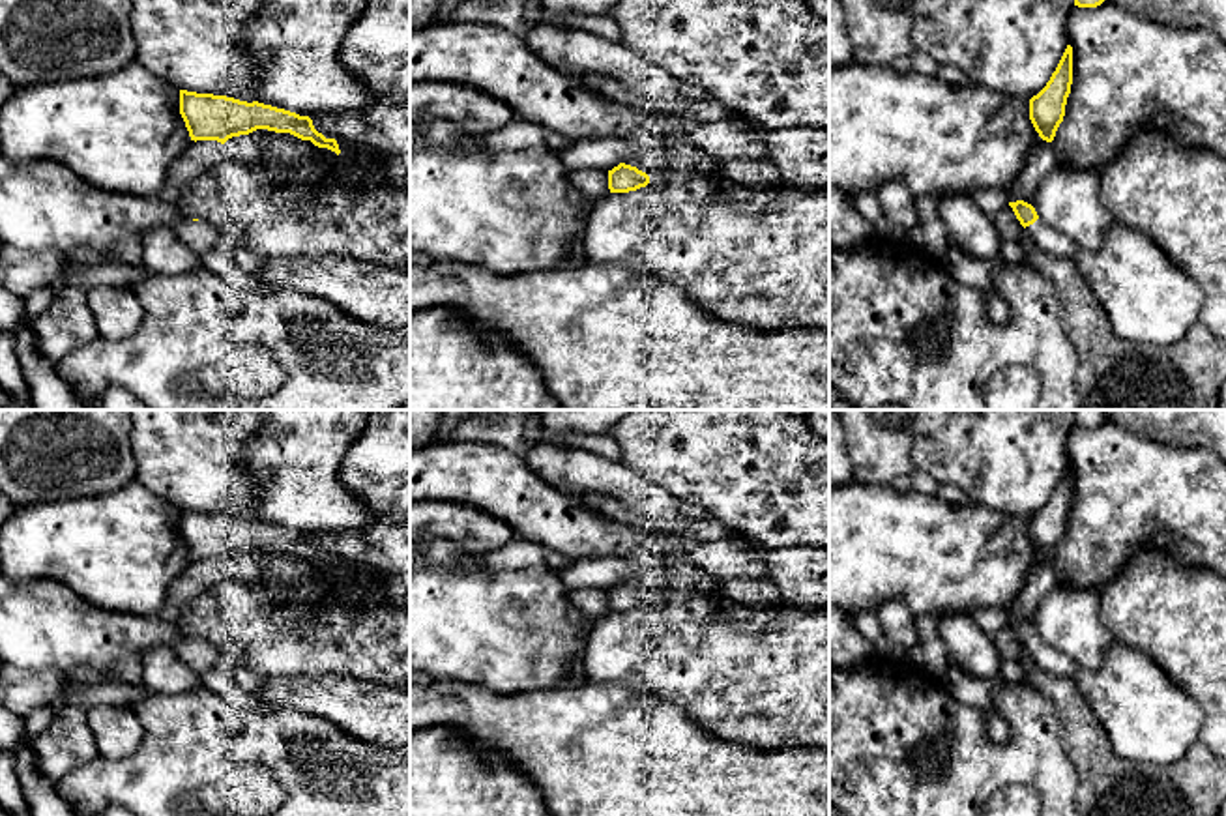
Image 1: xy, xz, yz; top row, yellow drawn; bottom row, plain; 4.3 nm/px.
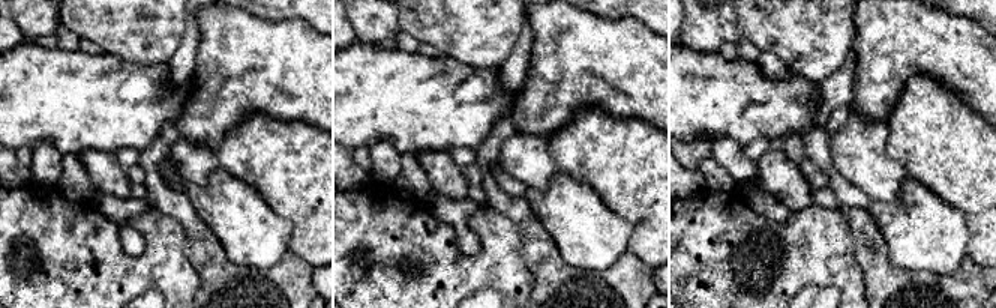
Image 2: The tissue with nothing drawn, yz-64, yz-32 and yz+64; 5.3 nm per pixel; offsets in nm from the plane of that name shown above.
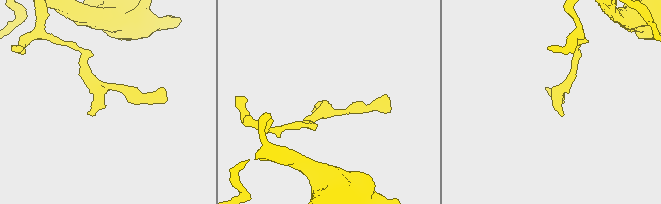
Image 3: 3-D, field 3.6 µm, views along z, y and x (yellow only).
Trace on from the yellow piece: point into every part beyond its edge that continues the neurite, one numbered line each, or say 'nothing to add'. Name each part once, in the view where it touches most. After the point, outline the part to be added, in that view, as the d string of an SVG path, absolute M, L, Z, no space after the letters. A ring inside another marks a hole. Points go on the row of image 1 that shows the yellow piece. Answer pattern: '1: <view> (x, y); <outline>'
1: yz (1047, 238); M1041 217L1033 225L1026 226L1026 230L1035 245L1044 253L1074 260L1076 245L1063 232L1046 225Z

